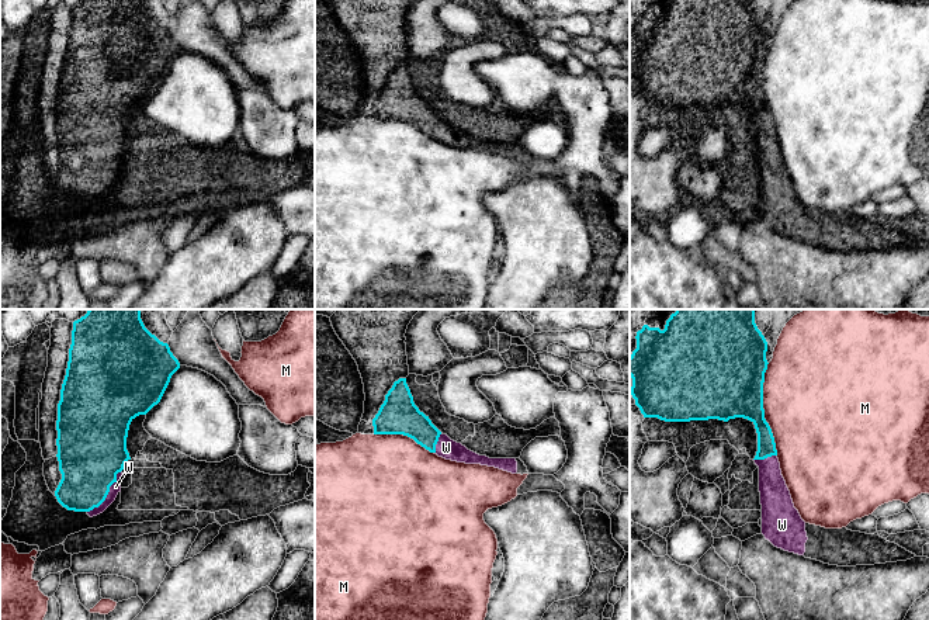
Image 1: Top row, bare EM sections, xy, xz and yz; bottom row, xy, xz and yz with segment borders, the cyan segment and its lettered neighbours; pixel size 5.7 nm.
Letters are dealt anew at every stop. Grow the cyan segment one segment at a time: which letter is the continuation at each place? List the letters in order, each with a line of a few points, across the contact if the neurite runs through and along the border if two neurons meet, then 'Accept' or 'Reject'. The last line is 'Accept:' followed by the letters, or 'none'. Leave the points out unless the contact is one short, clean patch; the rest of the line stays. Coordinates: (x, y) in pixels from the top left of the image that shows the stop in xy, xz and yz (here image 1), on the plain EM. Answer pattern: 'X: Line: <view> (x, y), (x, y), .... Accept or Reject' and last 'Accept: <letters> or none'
M: Reject
W: Accept
Accept: W

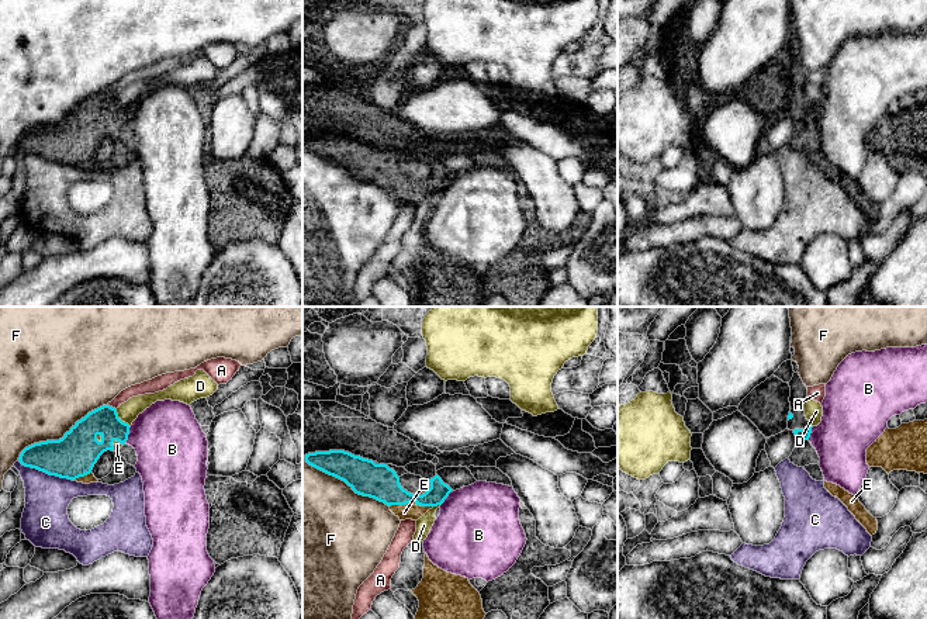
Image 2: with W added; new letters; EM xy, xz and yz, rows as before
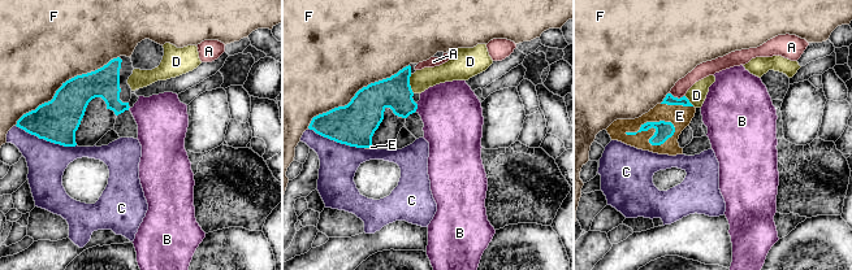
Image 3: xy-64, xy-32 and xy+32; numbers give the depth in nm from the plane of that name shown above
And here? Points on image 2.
A: Line: xy (107, 89), (116, 94). Reject
B: Line: xy (131, 111), (124, 127). Reject
C: Line: xy (18, 144), (26, 151), (66, 162), (72, 166). Reject
D: Line: xy (116, 94), (117, 100), (130, 111). Reject
E: Accept
F: Reject
Accept: E

